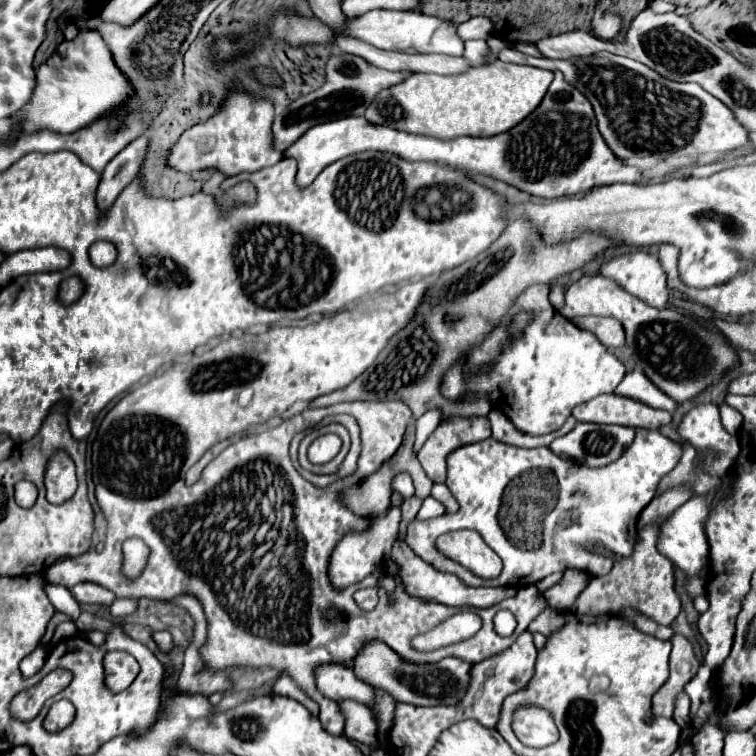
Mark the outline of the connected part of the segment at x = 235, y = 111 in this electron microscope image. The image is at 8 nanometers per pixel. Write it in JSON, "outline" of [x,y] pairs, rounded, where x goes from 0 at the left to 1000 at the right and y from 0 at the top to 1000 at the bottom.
{"outline":[[[323,119],[302,122],[283,153],[249,169],[238,185],[222,201],[222,217],[235,228],[259,228],[270,222],[286,222],[299,233],[317,228],[339,228],[349,220],[362,220],[376,206],[360,193],[360,159],[362,140],[354,130],[333,127]]]}

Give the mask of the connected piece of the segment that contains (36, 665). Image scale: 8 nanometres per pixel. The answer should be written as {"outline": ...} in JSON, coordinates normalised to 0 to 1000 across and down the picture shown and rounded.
{"outline":[[[58,854],[48,857],[45,862],[40,862],[29,876],[26,876],[26,889],[32,897],[45,894],[53,884],[58,881]]]}

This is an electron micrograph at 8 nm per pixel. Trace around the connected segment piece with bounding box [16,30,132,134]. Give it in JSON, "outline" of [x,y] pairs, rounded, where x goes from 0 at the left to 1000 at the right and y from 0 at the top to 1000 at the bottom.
{"outline":[[[116,40],[101,45],[98,53],[85,53],[77,58],[74,69],[53,85],[45,127],[21,153],[26,153],[32,175],[63,169],[90,177],[116,167],[143,148],[143,143],[161,138],[172,122],[175,116],[169,114],[169,103],[148,79],[148,71],[135,48],[124,40]]]}

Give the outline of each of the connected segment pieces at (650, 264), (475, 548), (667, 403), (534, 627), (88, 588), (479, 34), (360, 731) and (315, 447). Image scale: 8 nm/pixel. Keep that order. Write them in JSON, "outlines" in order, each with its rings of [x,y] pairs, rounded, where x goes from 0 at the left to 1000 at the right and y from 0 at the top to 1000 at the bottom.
{"outlines":[[[[854,333],[823,336],[799,347],[794,360],[854,402],[865,407],[884,407],[886,386],[881,378],[881,360],[870,339]]],[[[606,701],[598,706],[585,706],[577,717],[577,725],[590,738],[611,746],[630,762],[653,765],[661,759],[661,738],[651,725],[646,725],[632,704]]],[[[836,489],[828,492],[825,503],[815,511],[812,521],[825,524],[825,526],[839,526],[849,534],[860,534],[862,540],[873,540],[873,542],[884,542],[892,545],[897,540],[897,532],[889,529],[886,524],[881,524],[873,513],[868,513],[849,489]]],[[[722,804],[720,810],[714,810],[714,815],[709,815],[709,820],[701,823],[701,828],[696,831],[698,836],[714,836],[720,841],[728,841],[733,833],[741,833],[741,828],[746,828],[746,815],[738,807]]],[[[101,772],[95,780],[95,788],[108,796],[108,799],[130,799],[130,802],[138,802],[138,804],[146,804],[148,794],[153,791],[151,783],[135,778],[135,775],[127,775],[127,772]]],[[[630,21],[630,24],[622,24],[619,29],[611,29],[608,34],[608,50],[619,53],[619,50],[640,50],[640,24],[638,21]]],[[[458,926],[450,931],[450,937],[455,939],[458,947],[458,966],[455,971],[463,974],[471,981],[479,981],[484,987],[495,984],[497,979],[497,955],[492,950],[492,942],[468,926]]],[[[426,574],[421,577],[407,593],[407,608],[413,614],[431,614],[437,611],[452,593],[452,582],[444,574]]]]}

